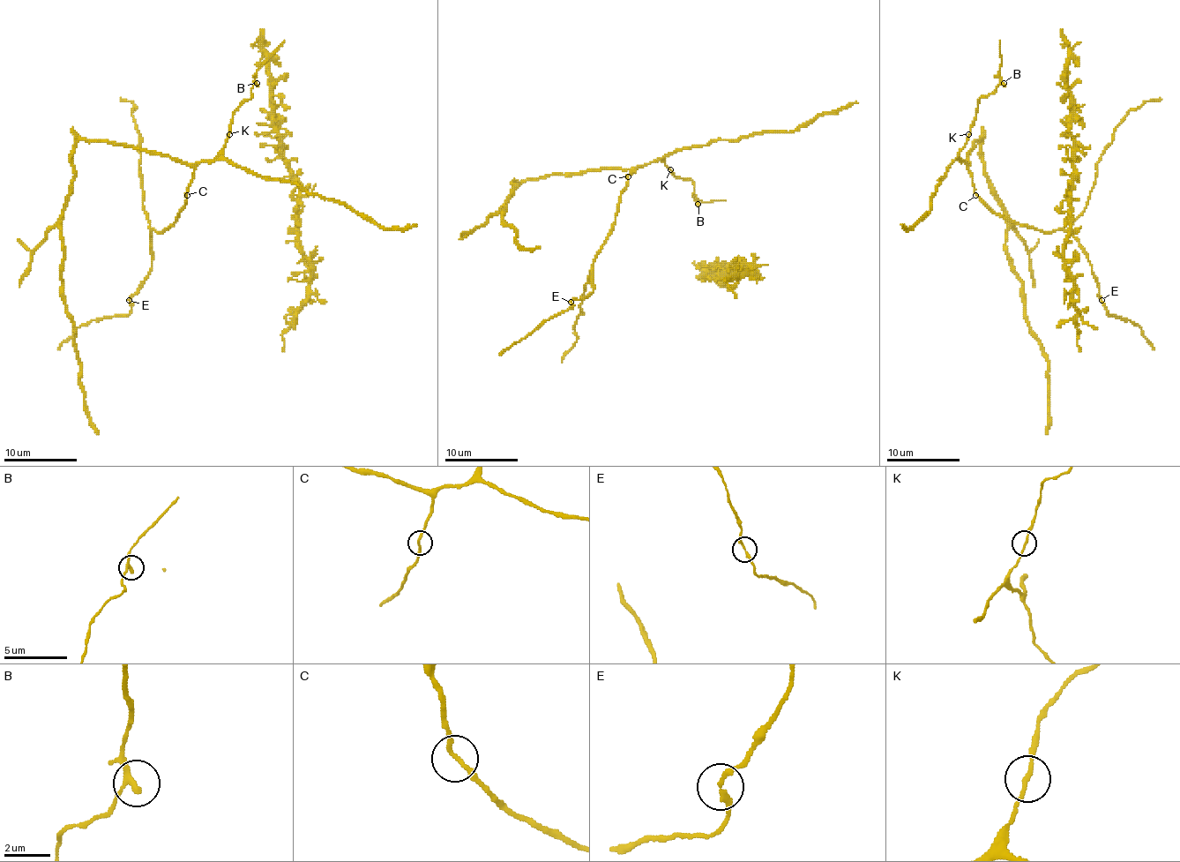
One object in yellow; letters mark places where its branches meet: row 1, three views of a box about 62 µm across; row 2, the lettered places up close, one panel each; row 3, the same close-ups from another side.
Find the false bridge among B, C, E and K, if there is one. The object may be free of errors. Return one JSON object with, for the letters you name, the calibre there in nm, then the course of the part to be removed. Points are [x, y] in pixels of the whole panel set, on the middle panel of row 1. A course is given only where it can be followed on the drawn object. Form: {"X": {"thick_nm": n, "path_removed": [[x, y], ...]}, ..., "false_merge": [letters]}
{"false_merge": []}

